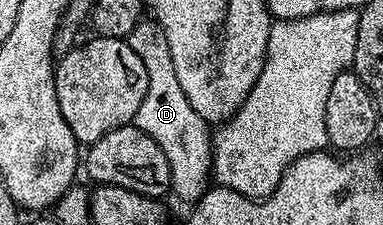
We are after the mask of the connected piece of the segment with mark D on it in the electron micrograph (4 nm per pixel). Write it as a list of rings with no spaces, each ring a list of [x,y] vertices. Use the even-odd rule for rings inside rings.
[[[145,17],[132,29],[127,44],[141,58],[147,75],[145,99],[137,109],[132,124],[152,137],[161,146],[169,162],[171,191],[187,205],[193,205],[209,189],[213,168],[213,144],[210,126],[197,114],[182,92],[181,83],[174,72],[173,57],[165,31],[151,17]]]

